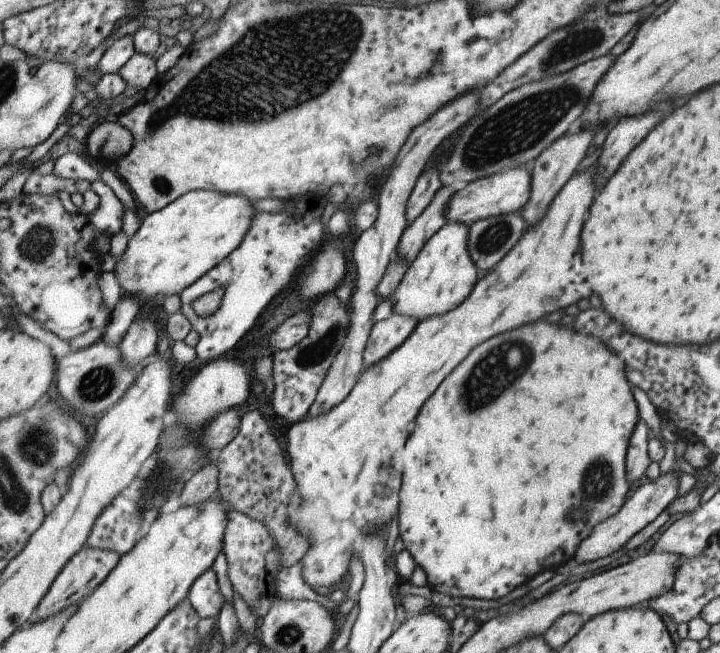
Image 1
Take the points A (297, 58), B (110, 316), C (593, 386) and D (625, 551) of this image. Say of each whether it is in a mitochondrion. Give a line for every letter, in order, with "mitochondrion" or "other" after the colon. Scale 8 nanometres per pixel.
A: mitochondrion
B: other
C: other
D: other

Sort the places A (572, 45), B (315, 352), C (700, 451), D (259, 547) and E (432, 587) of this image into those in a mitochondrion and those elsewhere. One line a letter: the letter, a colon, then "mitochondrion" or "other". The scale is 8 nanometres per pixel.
A: mitochondrion
B: mitochondrion
C: other
D: other
E: other

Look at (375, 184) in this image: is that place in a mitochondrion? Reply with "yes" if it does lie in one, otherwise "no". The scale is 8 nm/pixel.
no

